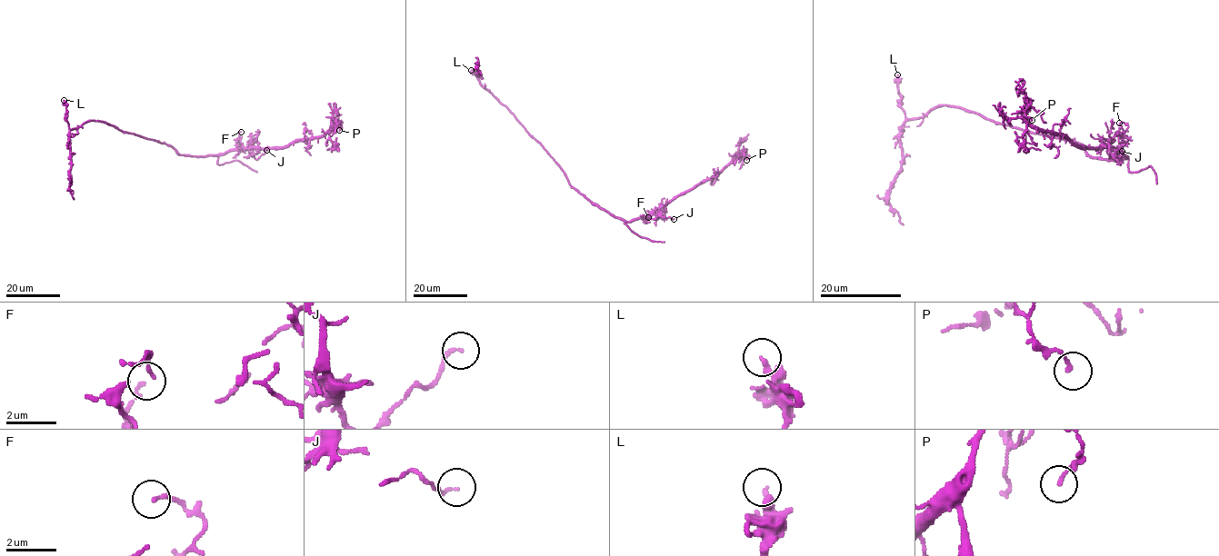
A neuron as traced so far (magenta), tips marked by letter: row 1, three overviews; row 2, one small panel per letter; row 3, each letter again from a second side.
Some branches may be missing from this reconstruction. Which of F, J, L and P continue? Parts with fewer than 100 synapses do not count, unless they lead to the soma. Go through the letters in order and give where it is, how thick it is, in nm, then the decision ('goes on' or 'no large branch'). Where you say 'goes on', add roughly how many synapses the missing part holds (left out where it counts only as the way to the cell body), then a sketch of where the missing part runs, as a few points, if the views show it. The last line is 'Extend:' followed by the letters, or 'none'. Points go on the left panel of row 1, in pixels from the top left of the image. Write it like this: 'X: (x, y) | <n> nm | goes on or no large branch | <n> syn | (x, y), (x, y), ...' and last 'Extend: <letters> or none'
F: (241, 132) | 150 nm | no large branch
J: (266, 150) | 130 nm | no large branch
L: (64, 100) | 240 nm | no large branch
P: (339, 130) | 140 nm | no large branch
Extend: none

